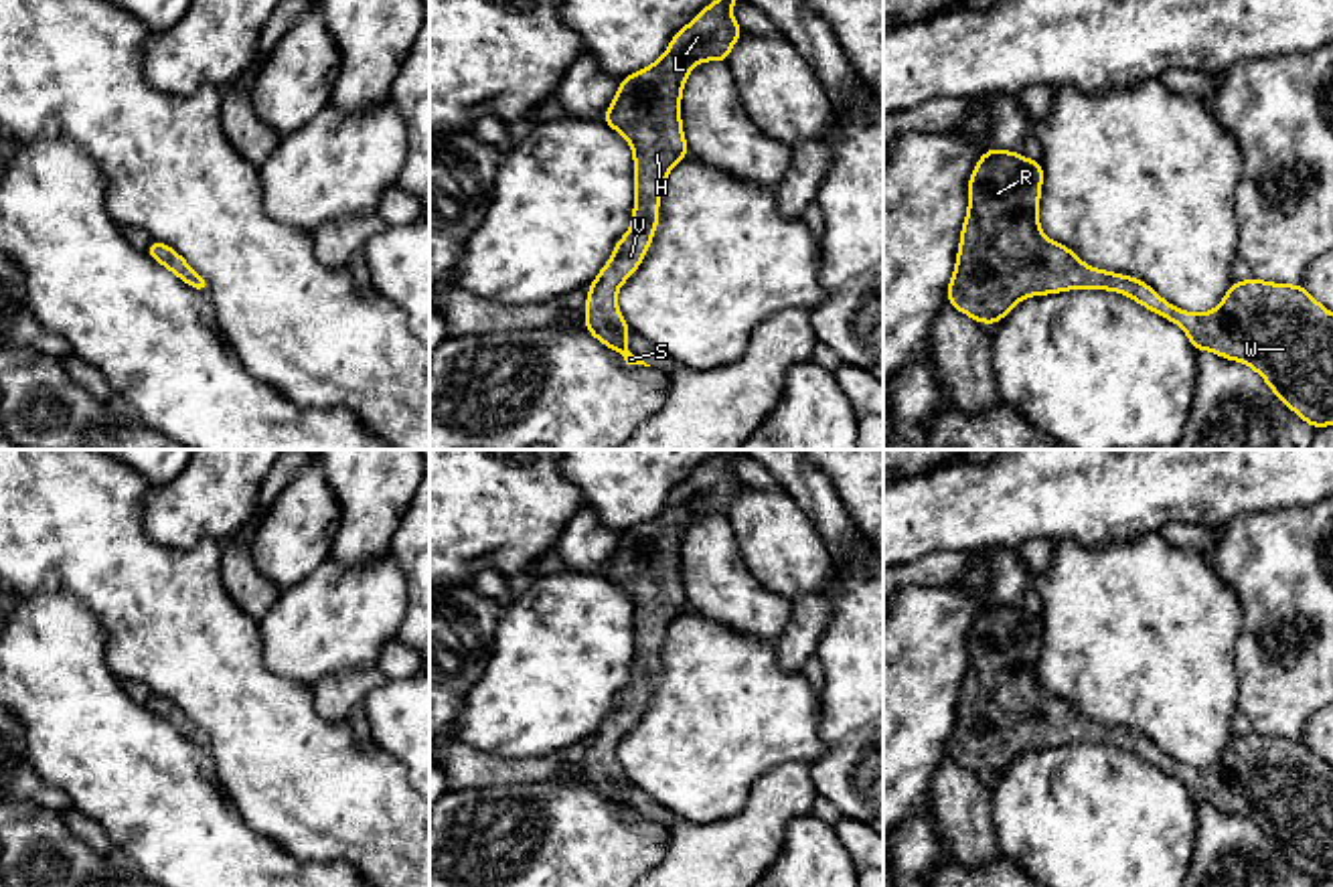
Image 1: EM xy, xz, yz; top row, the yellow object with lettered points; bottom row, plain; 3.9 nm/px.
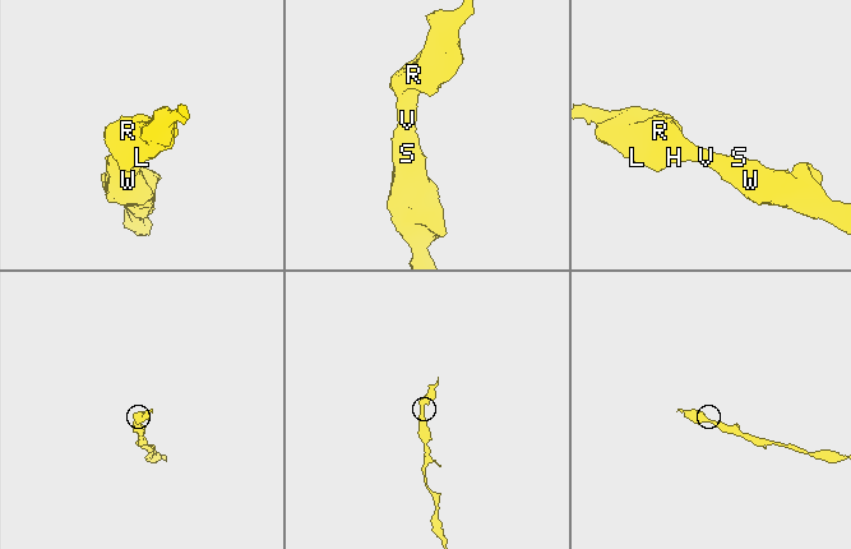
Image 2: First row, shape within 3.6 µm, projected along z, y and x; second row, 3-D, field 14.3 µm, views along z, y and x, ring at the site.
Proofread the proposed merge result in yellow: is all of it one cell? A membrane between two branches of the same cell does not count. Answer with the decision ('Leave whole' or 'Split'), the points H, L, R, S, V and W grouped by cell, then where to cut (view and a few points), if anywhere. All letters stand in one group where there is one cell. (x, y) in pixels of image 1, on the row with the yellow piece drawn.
Leave whole. Groups: H L R S V W. No split

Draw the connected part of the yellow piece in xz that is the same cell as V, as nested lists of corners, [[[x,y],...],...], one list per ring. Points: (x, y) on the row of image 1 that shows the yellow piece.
[[[715,0],[705,6],[671,38],[658,61],[620,81],[620,89],[602,117],[632,148],[636,200],[632,229],[620,237],[612,257],[587,288],[585,330],[620,352],[626,365],[650,367],[626,346],[624,336],[632,328],[618,310],[616,294],[650,249],[669,170],[689,158],[681,126],[685,79],[701,61],[727,63],[733,43],[743,34],[731,16],[735,2]]]

